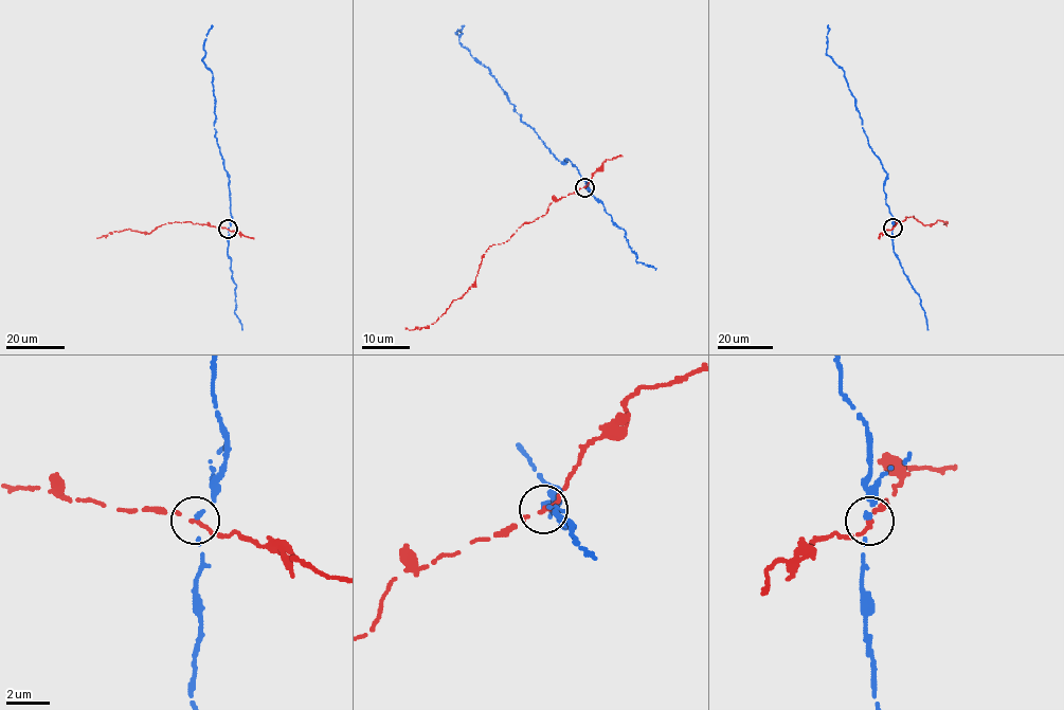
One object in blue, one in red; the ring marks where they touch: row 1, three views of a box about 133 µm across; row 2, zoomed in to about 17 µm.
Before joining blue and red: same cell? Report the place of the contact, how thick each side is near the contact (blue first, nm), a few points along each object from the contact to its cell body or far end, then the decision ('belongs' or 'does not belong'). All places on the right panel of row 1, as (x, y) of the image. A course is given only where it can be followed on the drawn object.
place (893, 228); calibres 240 and 240 nm; course blue (893, 228), (893, 216), (883, 190), (887, 174), (868, 143), (844, 71), (827, 55), (828, 24); course red (893, 228), (897, 221), (914, 216), (925, 225), (939, 220), (945, 221), (943, 224); does not belong

